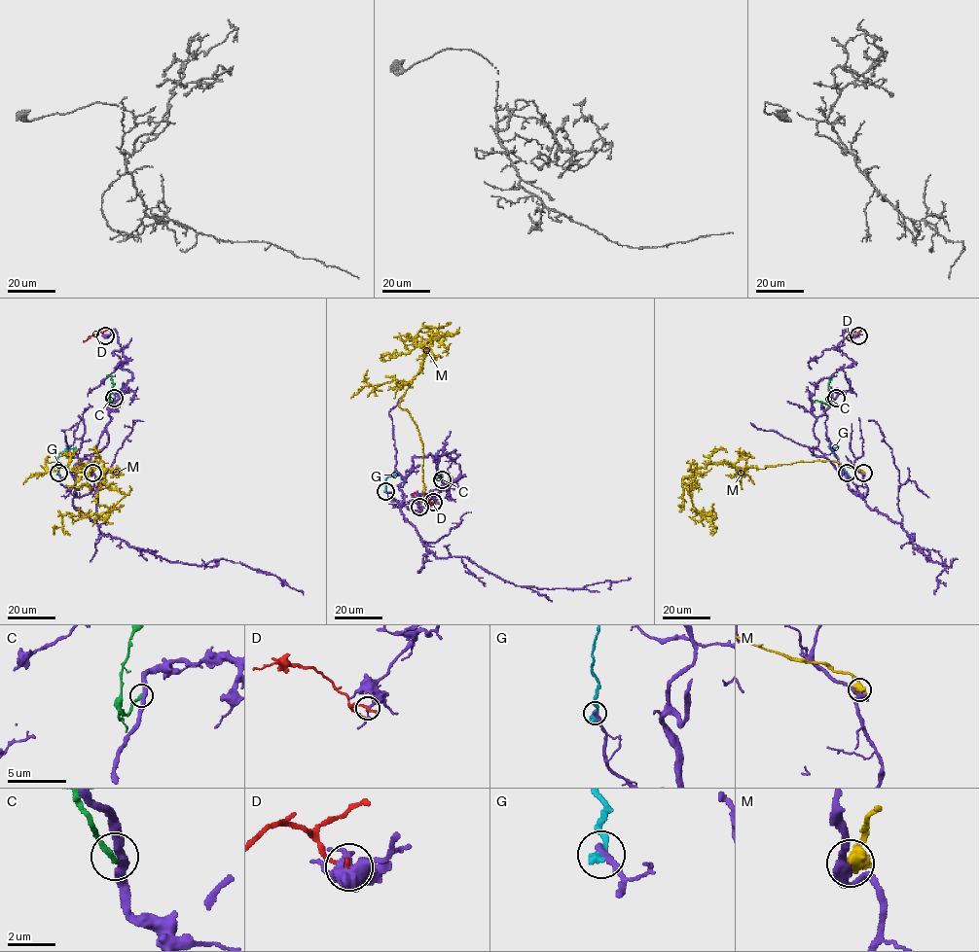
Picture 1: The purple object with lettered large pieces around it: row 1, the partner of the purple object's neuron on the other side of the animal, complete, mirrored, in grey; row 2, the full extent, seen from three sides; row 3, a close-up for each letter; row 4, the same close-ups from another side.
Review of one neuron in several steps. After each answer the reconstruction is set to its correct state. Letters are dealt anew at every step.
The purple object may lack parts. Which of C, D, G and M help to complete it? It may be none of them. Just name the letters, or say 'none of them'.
none of them

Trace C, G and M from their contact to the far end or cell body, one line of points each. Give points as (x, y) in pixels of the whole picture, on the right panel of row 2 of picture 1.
C: (836, 399), (832, 402), (828, 400), (829, 380), (836, 376)
G: (847, 473), (831, 449), (838, 446)
M: (863, 474), (819, 460), (698, 467), (690, 495), (697, 513), (709, 514), (710, 532)

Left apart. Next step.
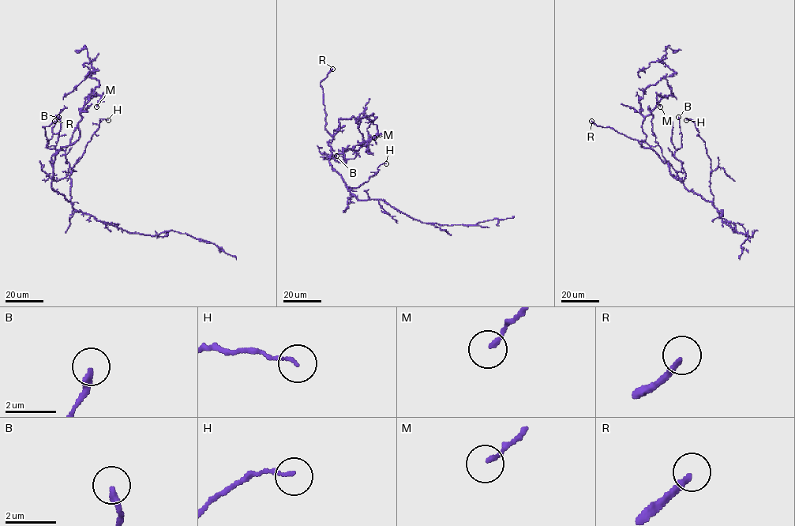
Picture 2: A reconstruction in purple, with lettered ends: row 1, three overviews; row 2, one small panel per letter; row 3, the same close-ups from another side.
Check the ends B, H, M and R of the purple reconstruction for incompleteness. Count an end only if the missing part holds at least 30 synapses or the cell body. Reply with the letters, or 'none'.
R

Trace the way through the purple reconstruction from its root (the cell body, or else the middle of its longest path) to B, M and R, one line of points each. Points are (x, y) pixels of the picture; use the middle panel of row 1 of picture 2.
B: (331, 154), (338, 162), (346, 162), (343, 152), (324, 159), (336, 155)
M: (331, 154), (328, 144), (341, 119), (353, 116), (358, 121), (364, 142), (378, 134), (374, 137)
R: (331, 154), (328, 141), (334, 138), (325, 128), (326, 113), (320, 82), (332, 69)

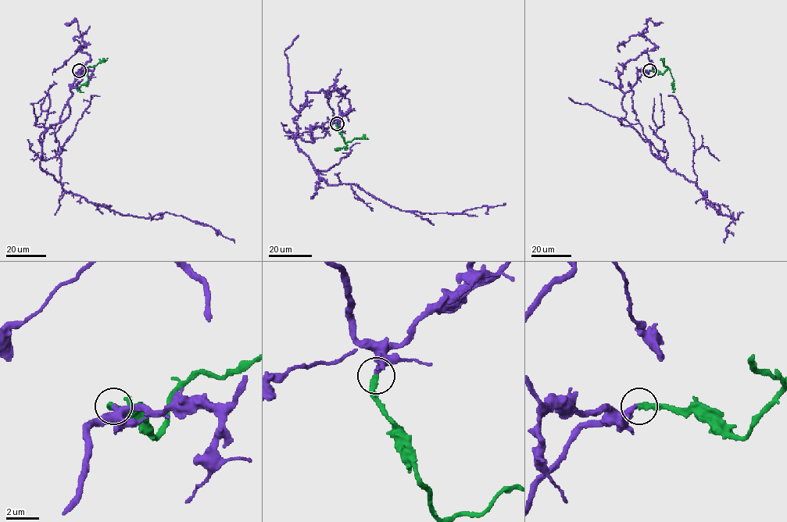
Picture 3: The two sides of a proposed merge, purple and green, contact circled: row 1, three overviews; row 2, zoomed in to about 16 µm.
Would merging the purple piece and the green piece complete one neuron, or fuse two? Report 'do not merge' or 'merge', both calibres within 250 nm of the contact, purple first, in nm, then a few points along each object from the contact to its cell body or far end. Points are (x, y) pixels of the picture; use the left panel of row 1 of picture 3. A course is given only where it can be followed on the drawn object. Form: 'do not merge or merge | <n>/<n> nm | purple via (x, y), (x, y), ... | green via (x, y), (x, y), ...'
merge | 400/360 nm | purple via (79, 70), (69, 116), (40, 140), (40, 168), (89, 202), (124, 216), (182, 216), (234, 242) | green via (79, 70), (84, 74), (86, 68), (87, 70), (87, 80), (79, 89), (84, 91)

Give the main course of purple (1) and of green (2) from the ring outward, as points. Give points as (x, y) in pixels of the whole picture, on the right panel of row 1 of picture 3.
1: (649, 70), (624, 94), (626, 116), (618, 119), (706, 193), (706, 204), (731, 218), (733, 212), (724, 242)
2: (649, 70), (662, 74), (668, 68), (674, 80), (672, 91)

